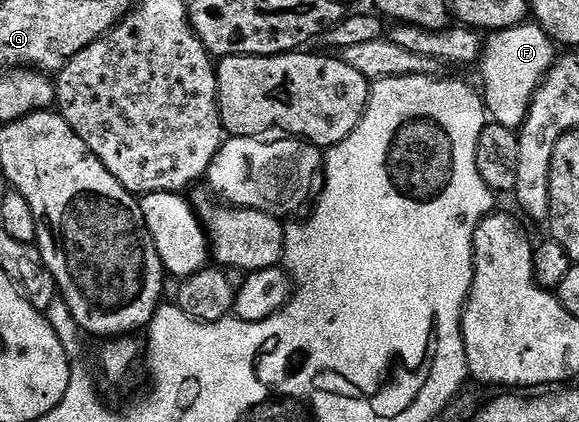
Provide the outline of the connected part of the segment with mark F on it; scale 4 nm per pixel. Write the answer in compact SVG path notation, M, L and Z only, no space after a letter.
M523 23L508 30L495 31L485 40L480 58L485 87L482 98L487 114L495 122L519 130L533 93L556 60L554 50L556 45L552 39L535 23Z

